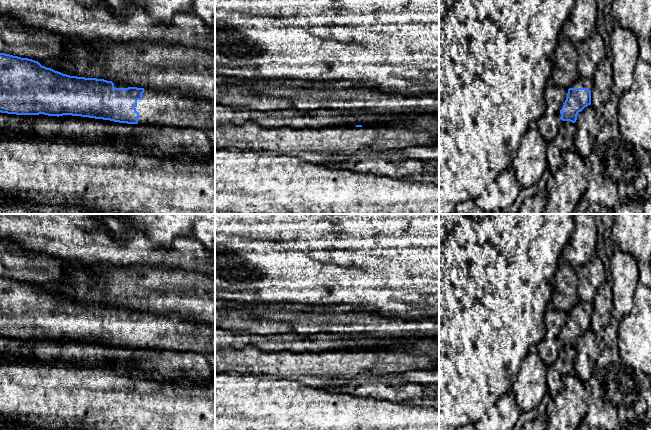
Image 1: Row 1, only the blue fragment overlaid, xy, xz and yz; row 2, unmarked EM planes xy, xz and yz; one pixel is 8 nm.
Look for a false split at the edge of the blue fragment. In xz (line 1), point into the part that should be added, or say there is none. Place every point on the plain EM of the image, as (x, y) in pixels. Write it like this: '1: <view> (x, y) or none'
1: none

